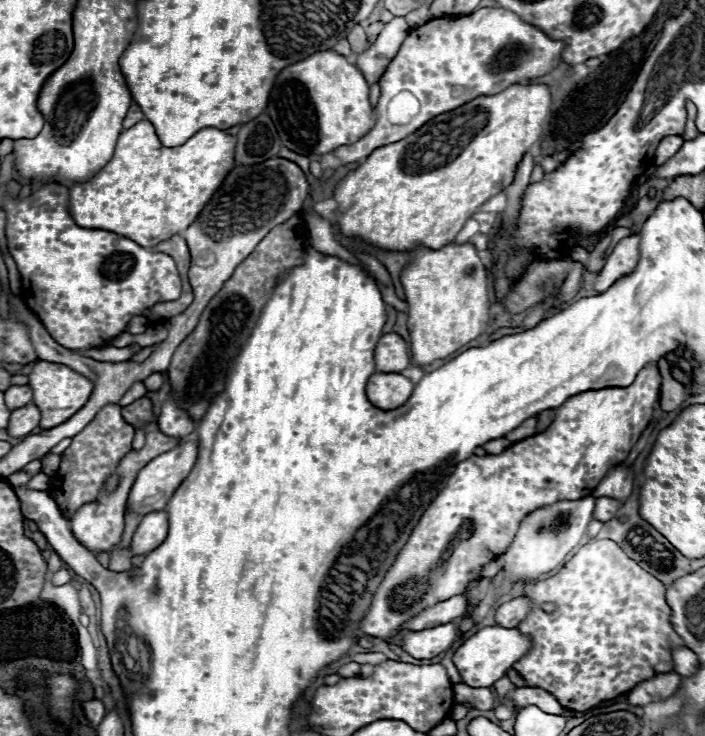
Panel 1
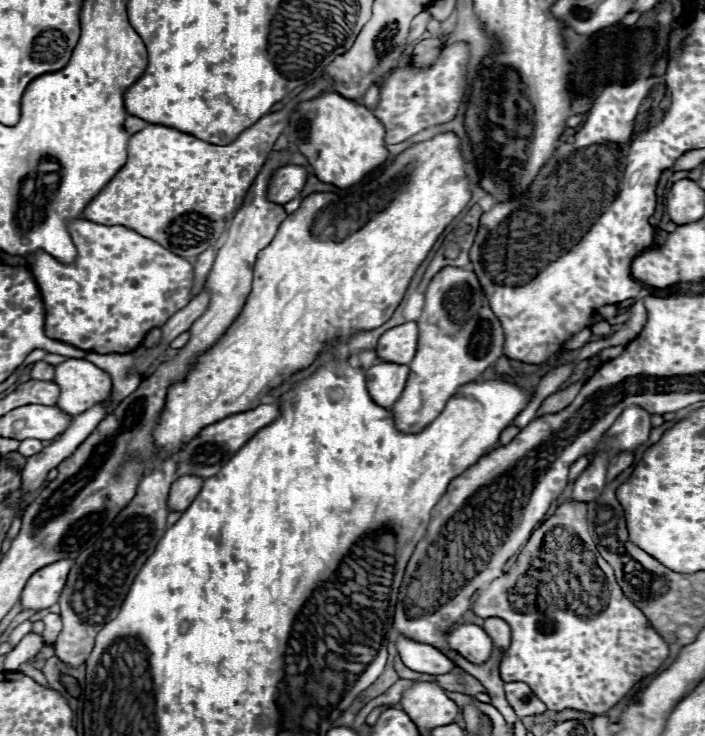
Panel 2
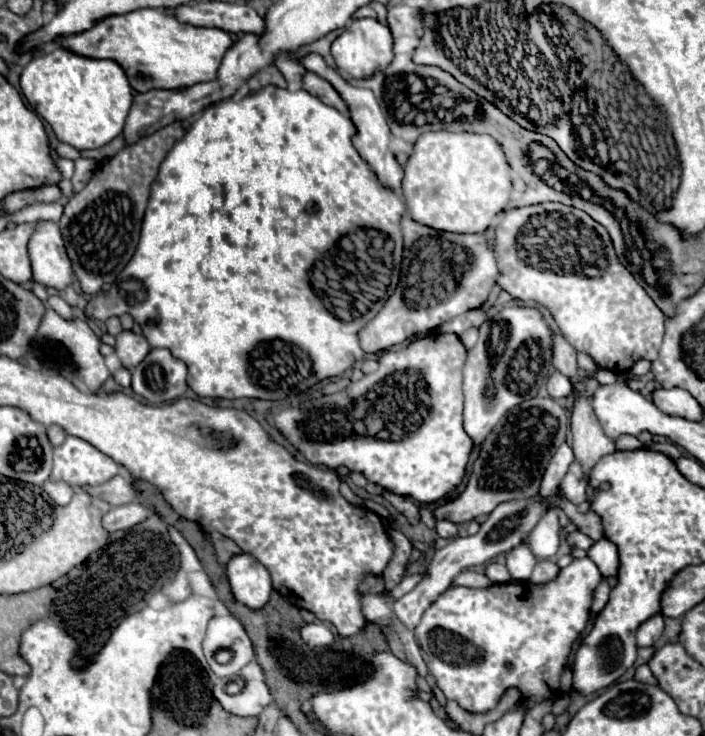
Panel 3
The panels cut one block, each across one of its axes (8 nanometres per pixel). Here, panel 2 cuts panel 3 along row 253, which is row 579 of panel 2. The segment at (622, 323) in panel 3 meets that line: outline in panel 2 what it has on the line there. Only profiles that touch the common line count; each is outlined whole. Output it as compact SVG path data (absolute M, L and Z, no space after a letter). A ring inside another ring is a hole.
M562 502L556 512L532 532L516 564L480 594L474 612L480 618L502 618L512 628L512 644L500 662L500 676L504 682L526 682L548 710L574 708L580 712L604 714L620 702L636 682L660 668L668 658L668 646L646 616L622 594L614 580L612 566L598 554L588 534L586 508L586 502Z

